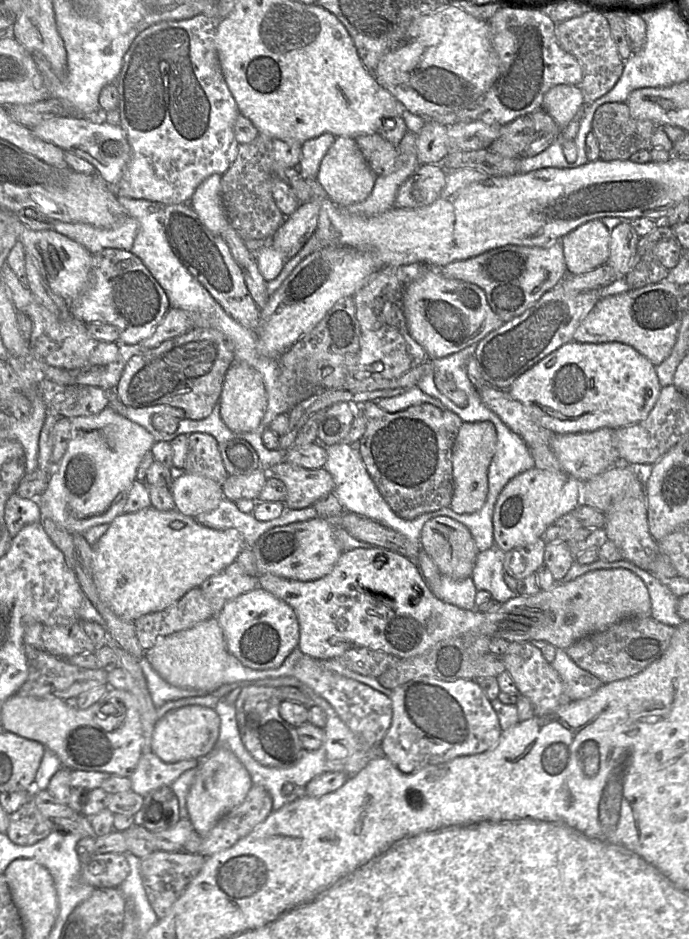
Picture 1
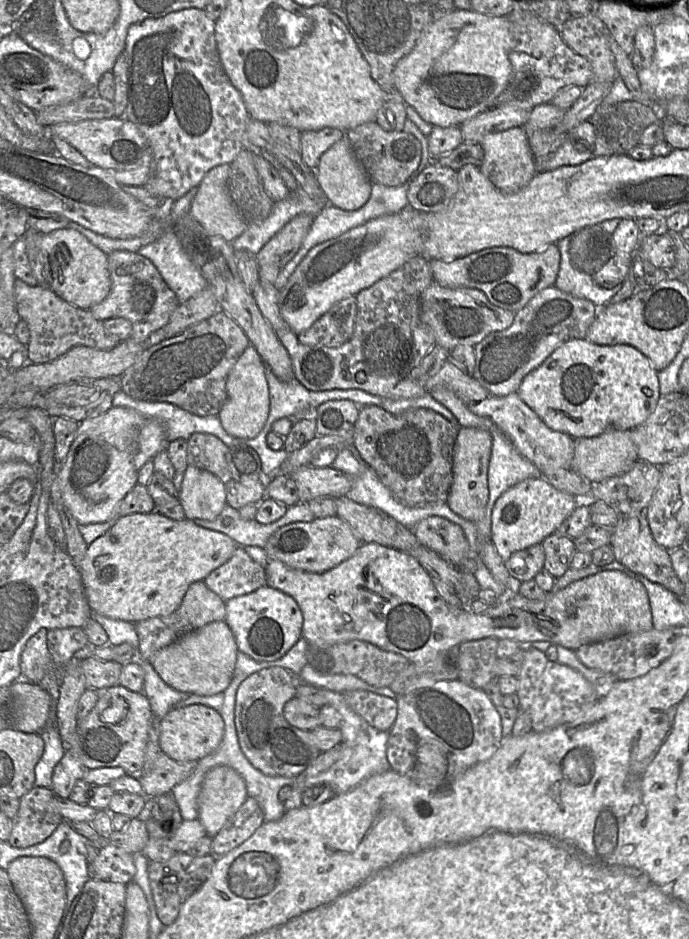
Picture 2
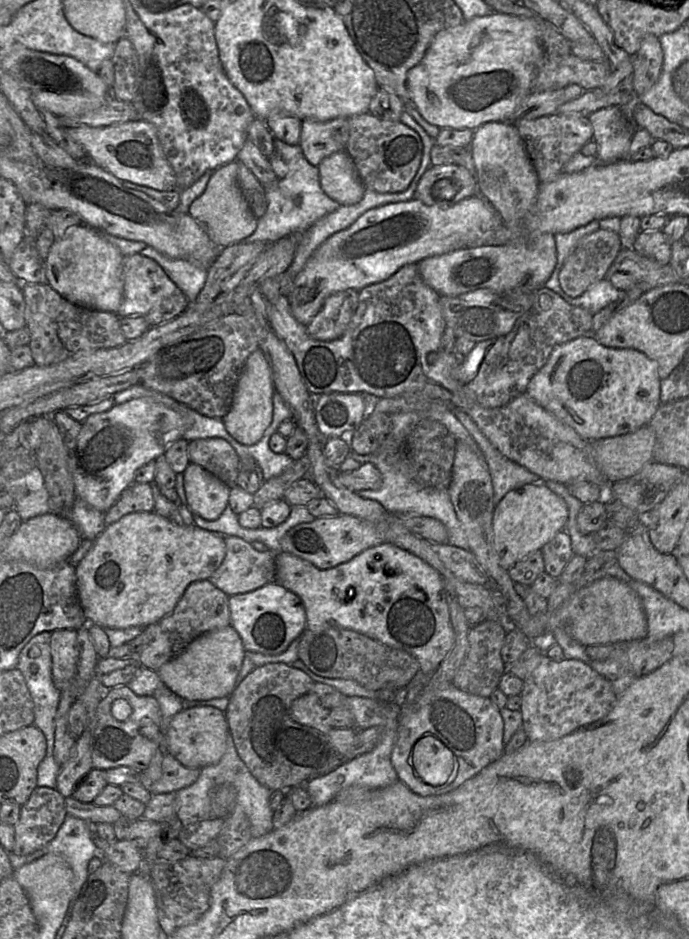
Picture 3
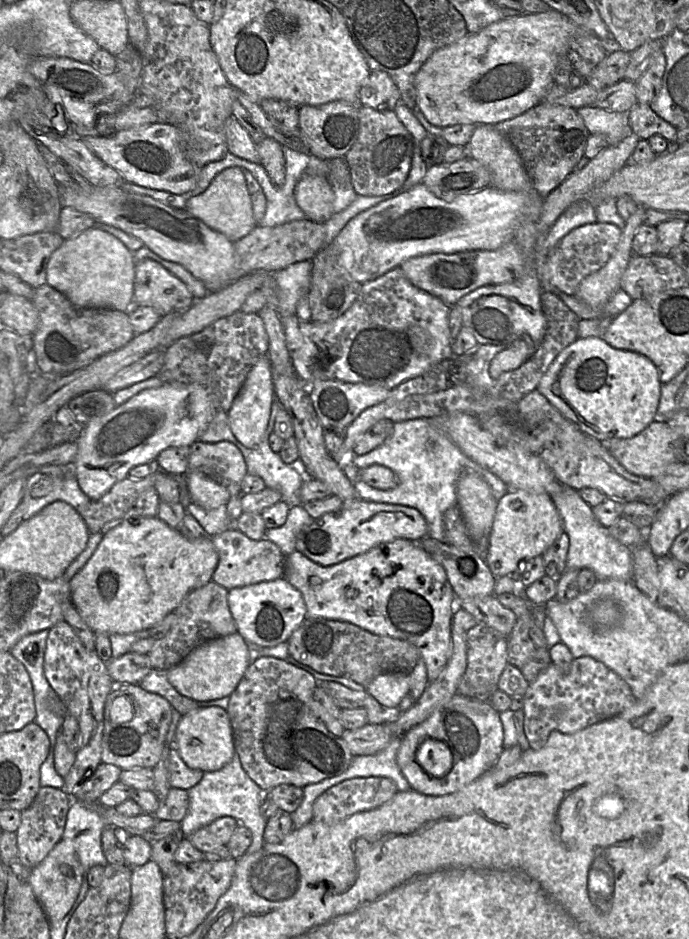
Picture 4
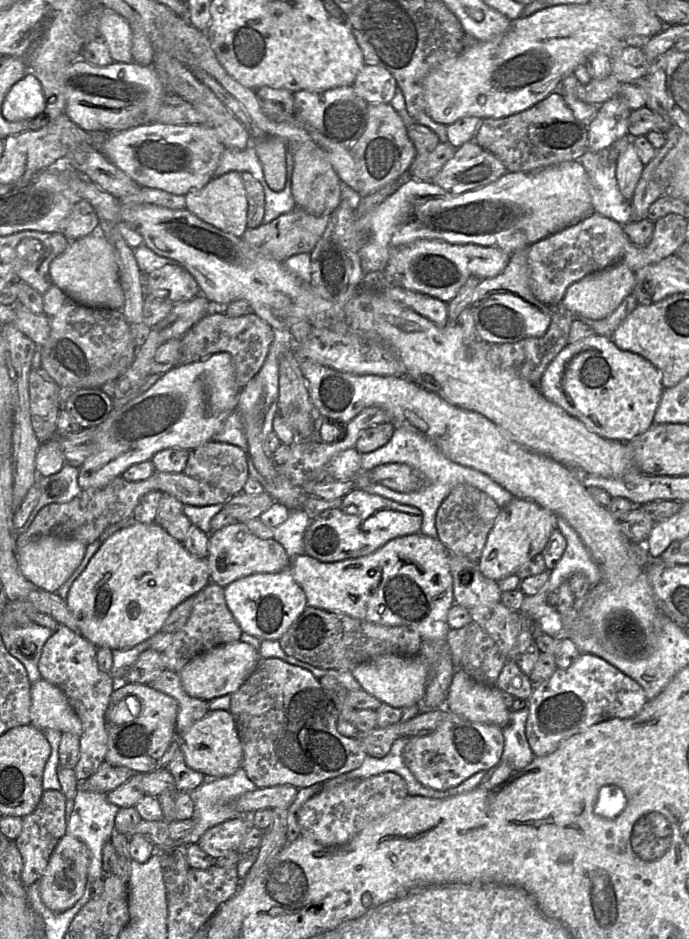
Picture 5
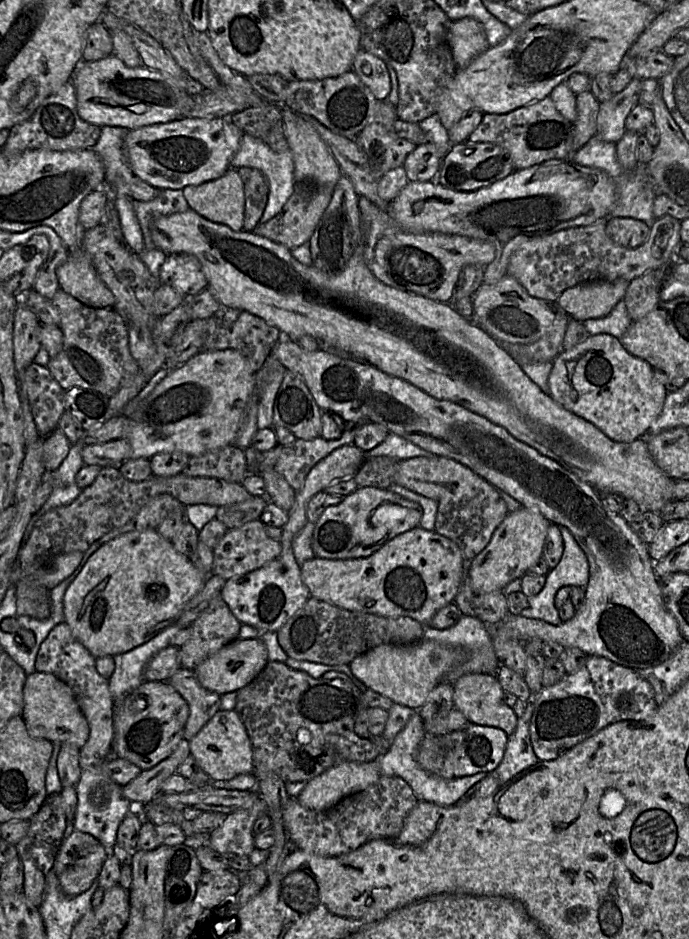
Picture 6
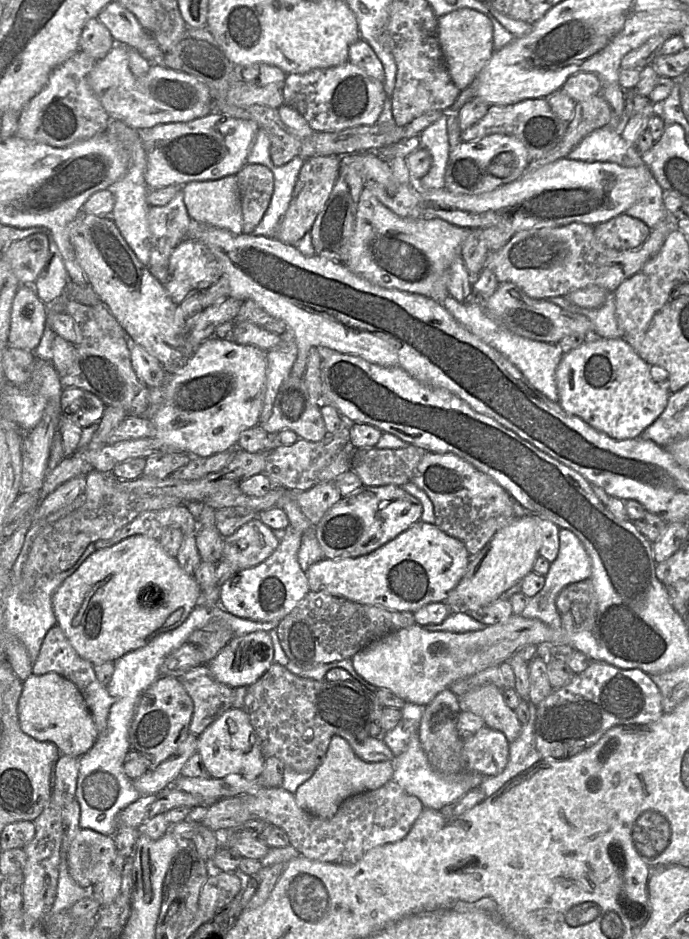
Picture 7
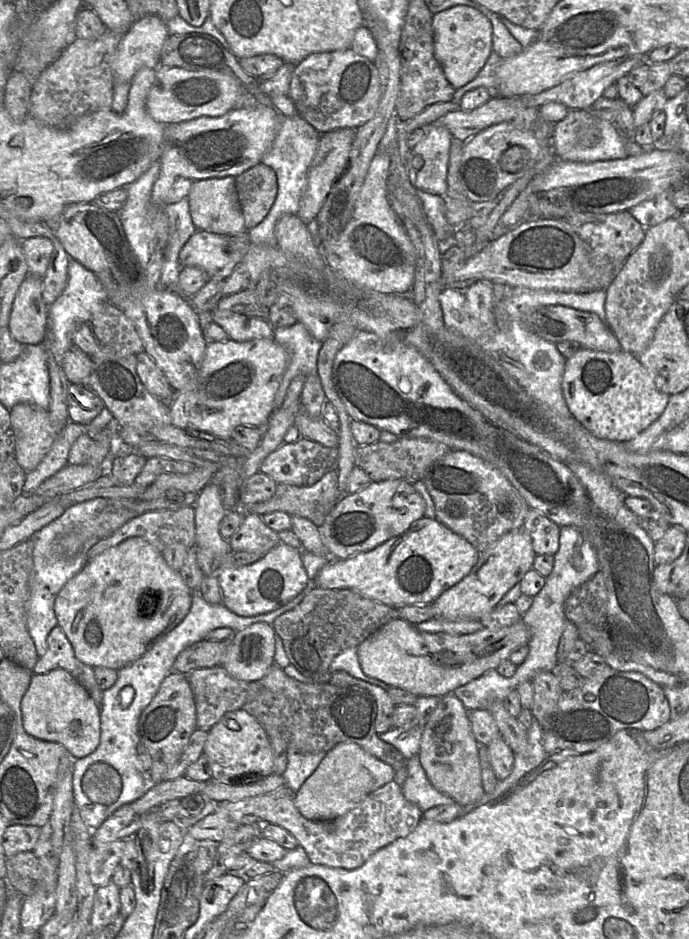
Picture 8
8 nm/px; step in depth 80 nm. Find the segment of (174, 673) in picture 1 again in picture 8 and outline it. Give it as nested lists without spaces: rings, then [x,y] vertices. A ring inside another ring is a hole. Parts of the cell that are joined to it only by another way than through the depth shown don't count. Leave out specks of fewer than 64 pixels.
[[[256,622],[236,632],[228,644],[222,667],[234,678],[248,683],[258,681],[274,664],[273,625]]]

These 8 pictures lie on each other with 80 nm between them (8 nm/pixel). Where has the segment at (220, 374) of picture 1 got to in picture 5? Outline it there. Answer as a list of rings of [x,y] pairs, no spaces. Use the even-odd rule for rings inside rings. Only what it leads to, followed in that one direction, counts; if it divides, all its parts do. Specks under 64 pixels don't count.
[[[222,312],[208,314],[181,338],[180,365],[198,362],[217,353],[229,353],[234,361],[236,381],[243,388],[262,368],[274,337],[274,330],[253,313],[240,317],[230,317]]]

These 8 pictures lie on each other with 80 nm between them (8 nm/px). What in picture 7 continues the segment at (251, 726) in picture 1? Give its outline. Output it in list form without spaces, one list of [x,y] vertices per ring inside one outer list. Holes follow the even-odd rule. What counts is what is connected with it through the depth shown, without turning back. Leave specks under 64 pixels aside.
[[[273,662],[255,683],[248,686],[244,710],[260,739],[263,756],[266,759],[276,757],[296,772],[314,772],[324,760],[334,736],[345,739],[354,753],[366,762],[392,762],[396,757],[382,740],[370,735],[370,726],[377,720],[378,702],[374,694],[359,683],[304,678]]]

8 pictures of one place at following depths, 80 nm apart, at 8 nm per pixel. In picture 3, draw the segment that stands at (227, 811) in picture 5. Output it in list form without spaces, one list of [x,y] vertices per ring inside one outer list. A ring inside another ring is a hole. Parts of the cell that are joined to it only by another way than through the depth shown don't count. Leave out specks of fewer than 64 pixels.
[[[229,734],[227,748],[216,764],[201,769],[199,778],[192,785],[177,791],[178,818],[183,826],[203,820],[214,819],[212,811],[212,795],[216,788],[222,785],[231,785],[236,791],[235,809],[242,809],[250,820],[252,837],[261,837],[273,829],[272,818],[274,811],[269,805],[271,790],[259,783],[252,775],[246,764],[240,758],[235,747],[233,737]]]

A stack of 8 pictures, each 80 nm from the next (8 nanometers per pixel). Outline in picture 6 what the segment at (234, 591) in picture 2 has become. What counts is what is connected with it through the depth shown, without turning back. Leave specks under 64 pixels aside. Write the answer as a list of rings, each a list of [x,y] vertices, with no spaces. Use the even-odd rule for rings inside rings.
[[[258,519],[238,528],[227,530],[223,538],[213,549],[212,573],[228,580],[261,568],[281,553],[281,542],[270,538],[265,532],[265,525]]]

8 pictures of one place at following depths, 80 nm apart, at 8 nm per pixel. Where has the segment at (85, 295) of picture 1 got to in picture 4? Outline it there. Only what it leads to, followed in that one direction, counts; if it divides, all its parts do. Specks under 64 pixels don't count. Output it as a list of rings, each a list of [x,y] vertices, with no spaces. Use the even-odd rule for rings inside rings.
[[[151,259],[135,262],[133,283],[132,303],[153,308],[161,317],[183,312],[195,302],[185,283]]]

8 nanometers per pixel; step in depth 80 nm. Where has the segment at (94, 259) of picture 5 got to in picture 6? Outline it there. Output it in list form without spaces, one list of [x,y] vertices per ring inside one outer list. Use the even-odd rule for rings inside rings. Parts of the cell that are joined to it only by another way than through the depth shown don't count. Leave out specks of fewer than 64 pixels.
[[[82,248],[68,256],[66,262],[56,269],[56,276],[60,288],[81,303],[93,308],[113,309],[113,293],[100,279]]]

